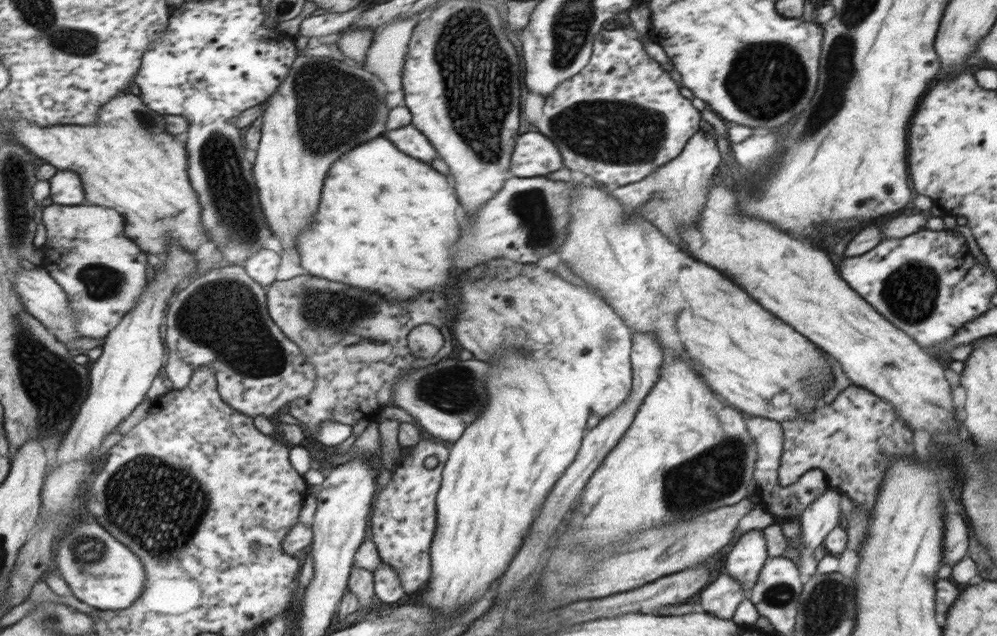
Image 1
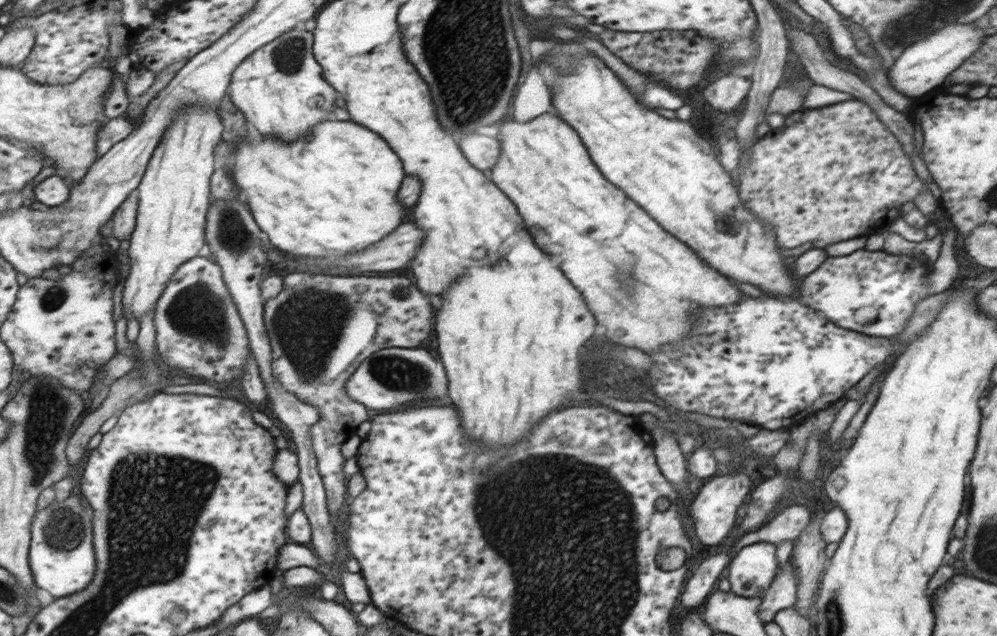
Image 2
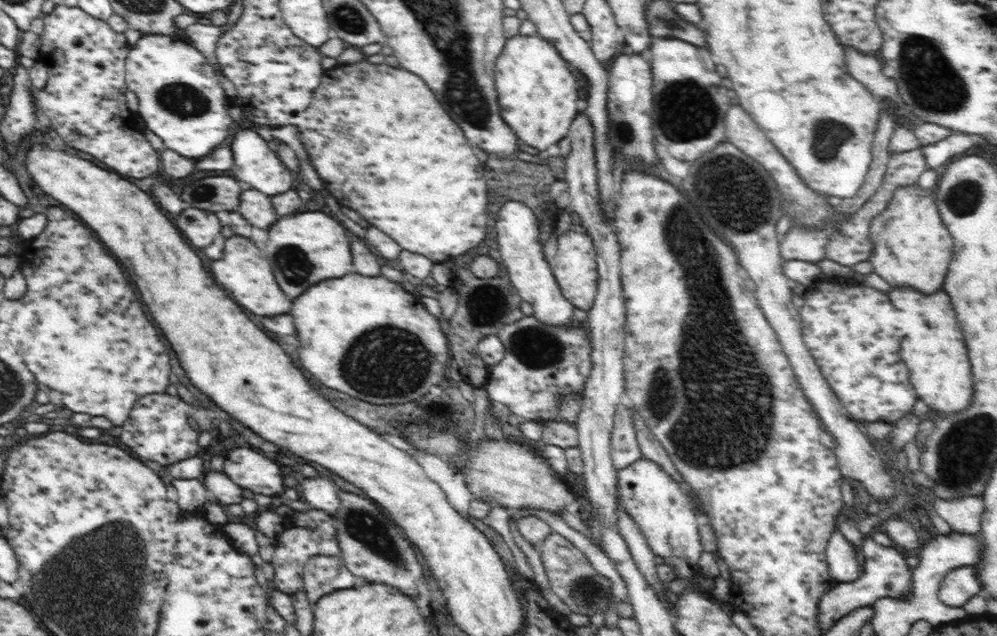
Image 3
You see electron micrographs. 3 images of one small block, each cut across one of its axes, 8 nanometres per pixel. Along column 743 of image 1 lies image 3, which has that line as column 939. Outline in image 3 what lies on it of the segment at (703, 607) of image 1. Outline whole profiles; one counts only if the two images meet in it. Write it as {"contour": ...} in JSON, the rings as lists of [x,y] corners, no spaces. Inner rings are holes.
{"contour":[[[964,566],[946,574],[939,584],[940,602],[946,606],[962,607],[970,598],[981,594],[981,584],[974,573],[975,567]]]}

